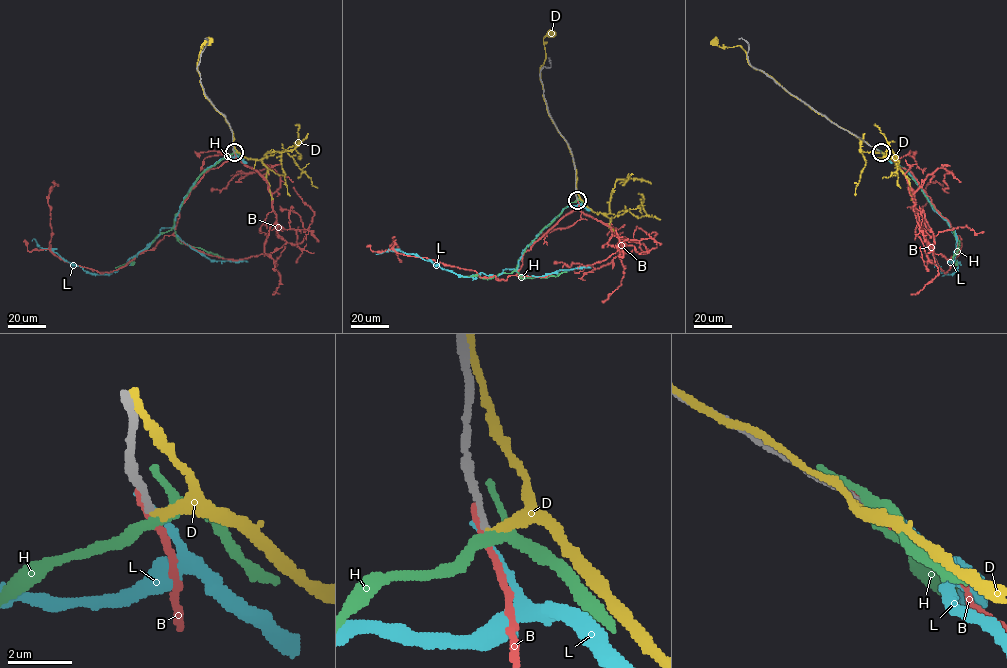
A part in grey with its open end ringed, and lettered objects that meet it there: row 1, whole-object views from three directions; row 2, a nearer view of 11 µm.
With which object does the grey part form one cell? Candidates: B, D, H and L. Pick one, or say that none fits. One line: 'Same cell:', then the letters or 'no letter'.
Same cell: no letter

